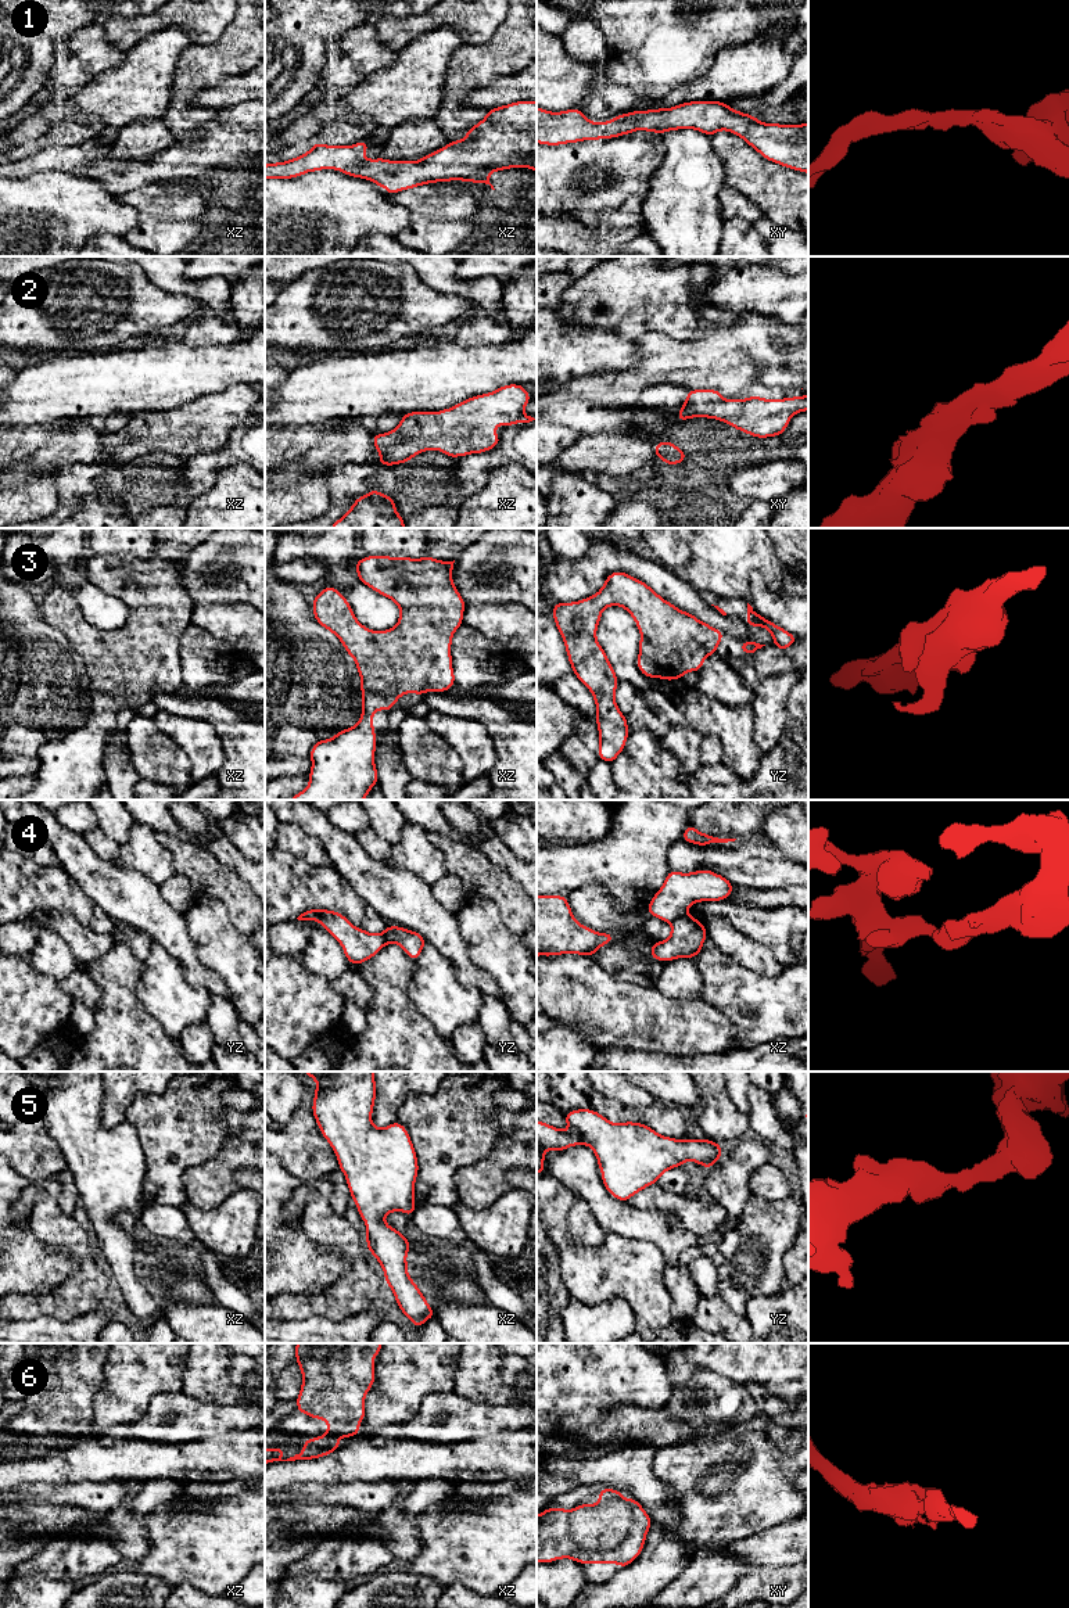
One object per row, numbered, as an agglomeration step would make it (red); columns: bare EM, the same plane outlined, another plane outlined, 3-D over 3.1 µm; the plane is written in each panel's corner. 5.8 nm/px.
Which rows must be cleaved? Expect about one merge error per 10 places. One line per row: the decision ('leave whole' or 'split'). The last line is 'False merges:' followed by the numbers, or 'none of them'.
1: leave whole
2: leave whole
3: leave whole
4: split
5: leave whole
6: leave whole
False merges: 4

